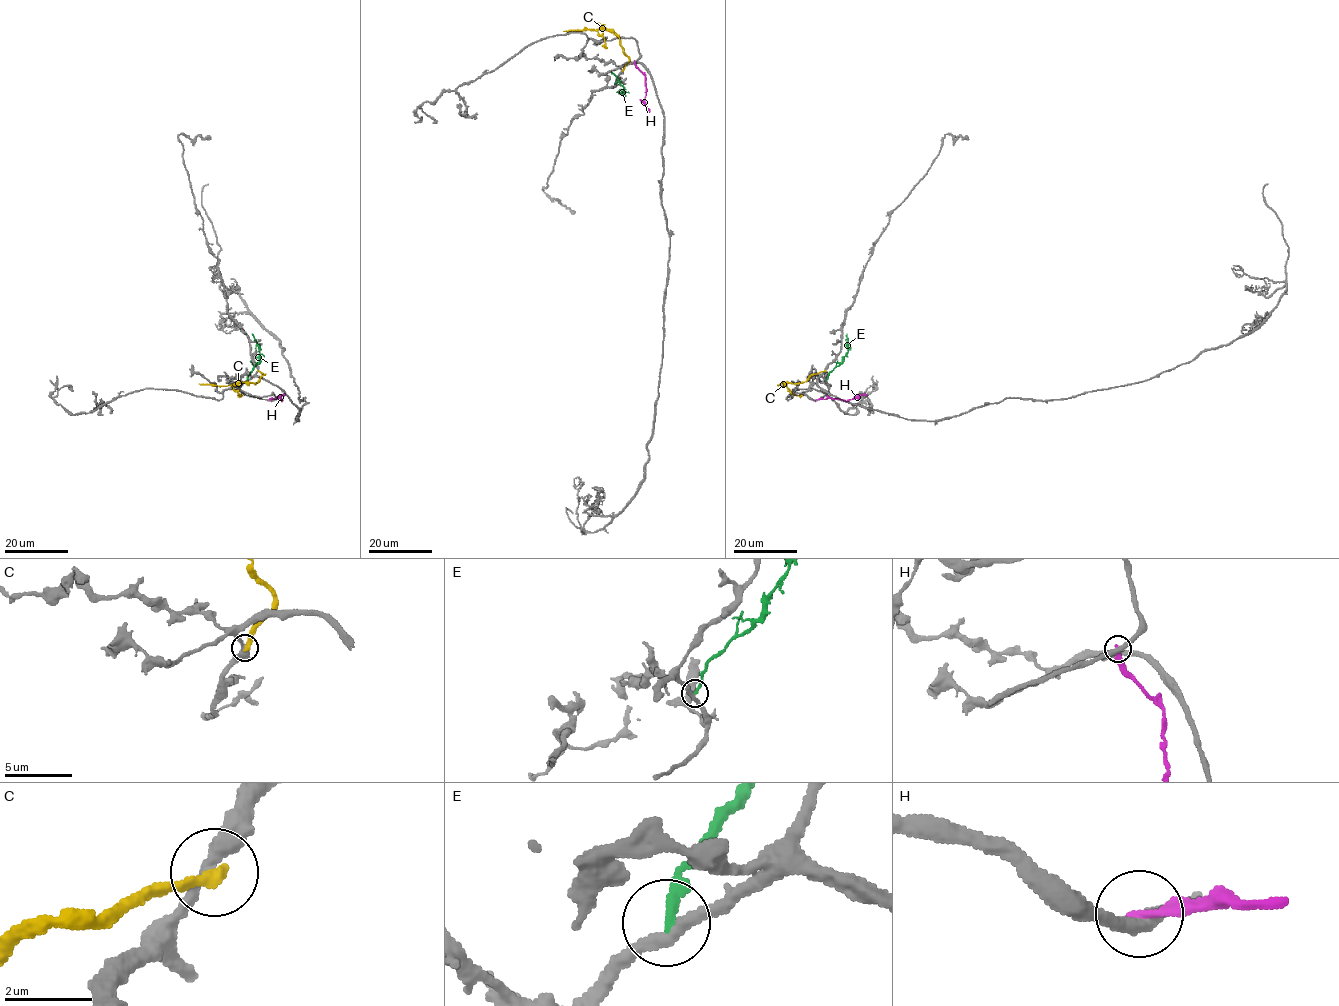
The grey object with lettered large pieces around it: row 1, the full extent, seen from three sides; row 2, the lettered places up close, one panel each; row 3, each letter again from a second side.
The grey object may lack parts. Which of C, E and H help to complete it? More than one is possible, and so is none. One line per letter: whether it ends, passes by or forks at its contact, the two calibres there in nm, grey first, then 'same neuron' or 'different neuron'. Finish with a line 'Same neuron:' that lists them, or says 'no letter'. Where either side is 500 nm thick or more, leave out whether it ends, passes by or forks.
C: it ends; calibres 360 and 320 nm; different neuron
E: it ends; calibres 280 and 240 nm; different neuron
H: it ends; calibres 320 and 260 nm; different neuron
Same neuron: no letter

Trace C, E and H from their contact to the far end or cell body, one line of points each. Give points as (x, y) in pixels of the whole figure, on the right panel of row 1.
C: (825, 370), (812, 374), (805, 381), (786, 384)
E: (826, 380), (848, 350), (846, 333)
H: (816, 400), (849, 401), (866, 395)

